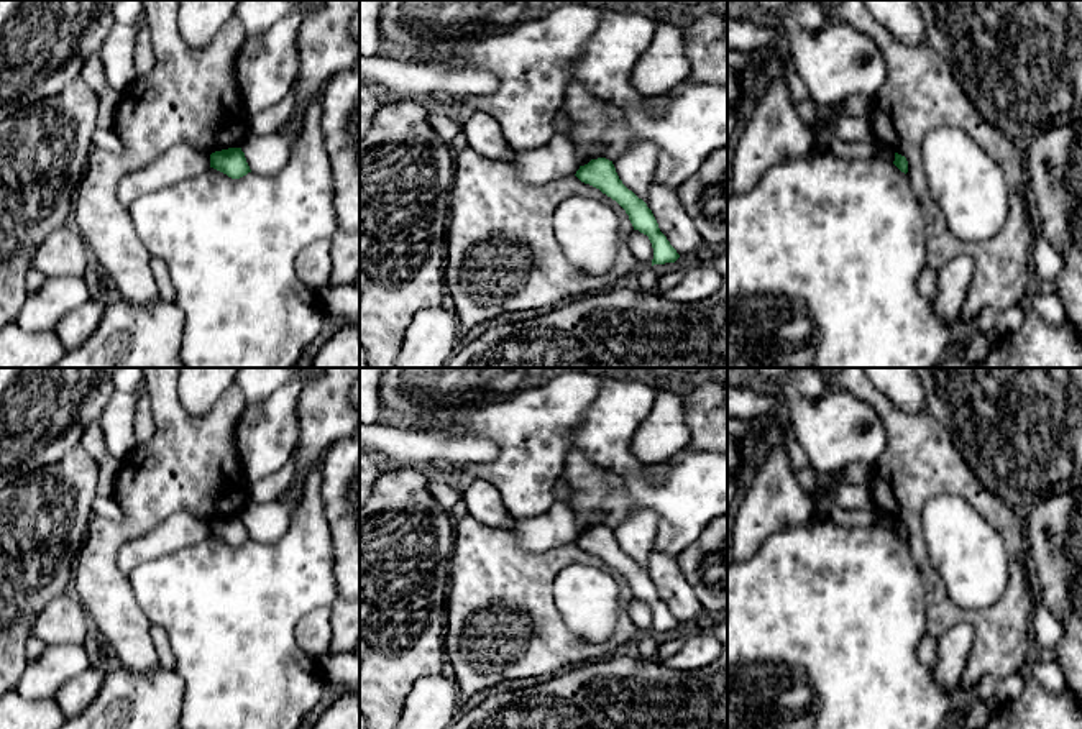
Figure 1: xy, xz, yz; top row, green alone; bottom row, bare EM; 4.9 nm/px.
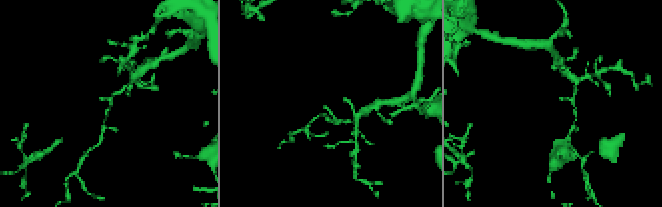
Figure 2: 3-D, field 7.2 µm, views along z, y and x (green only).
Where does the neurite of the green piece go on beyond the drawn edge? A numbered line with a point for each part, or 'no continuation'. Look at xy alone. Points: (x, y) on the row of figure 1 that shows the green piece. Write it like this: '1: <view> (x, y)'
no continuation

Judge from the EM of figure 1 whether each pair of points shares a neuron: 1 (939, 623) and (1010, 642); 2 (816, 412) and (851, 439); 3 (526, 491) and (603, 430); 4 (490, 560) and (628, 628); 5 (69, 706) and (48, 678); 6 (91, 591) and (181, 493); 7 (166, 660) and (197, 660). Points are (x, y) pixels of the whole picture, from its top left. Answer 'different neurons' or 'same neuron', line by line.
1: same neuron
2: same neuron
3: different neurons
4: same neuron
5: different neurons
6: same neuron
7: different neurons

